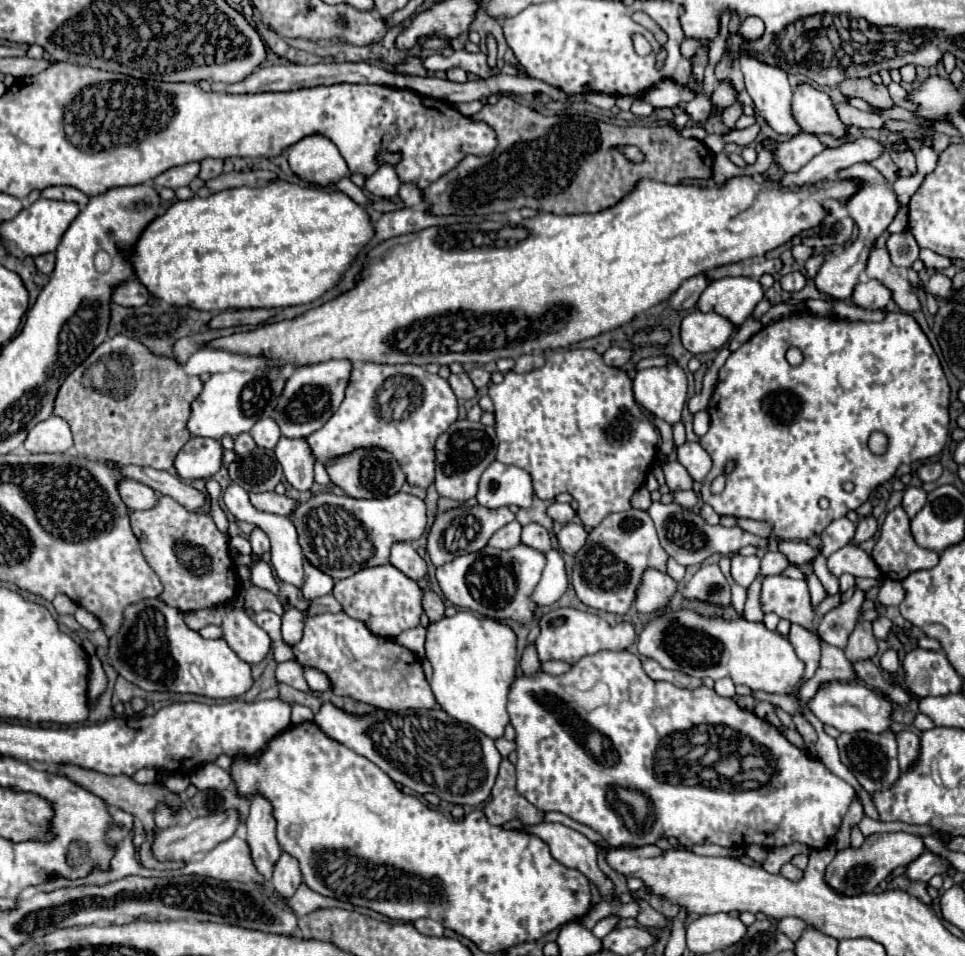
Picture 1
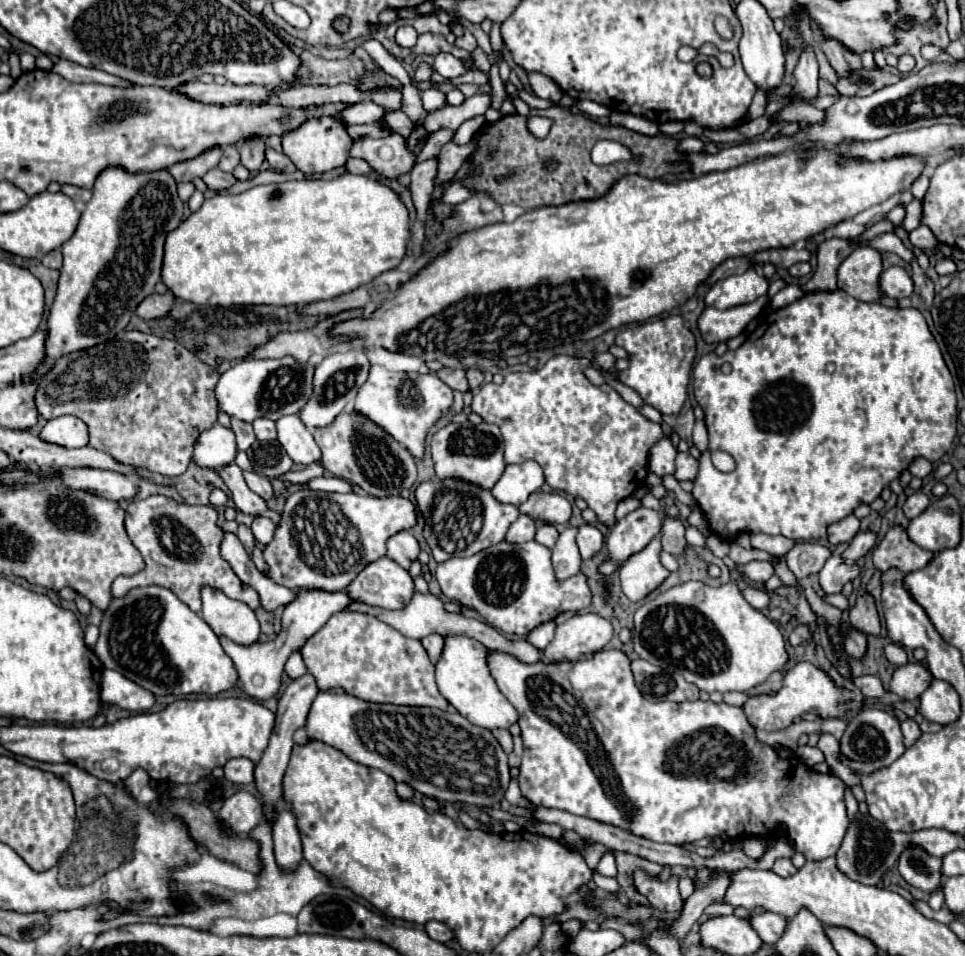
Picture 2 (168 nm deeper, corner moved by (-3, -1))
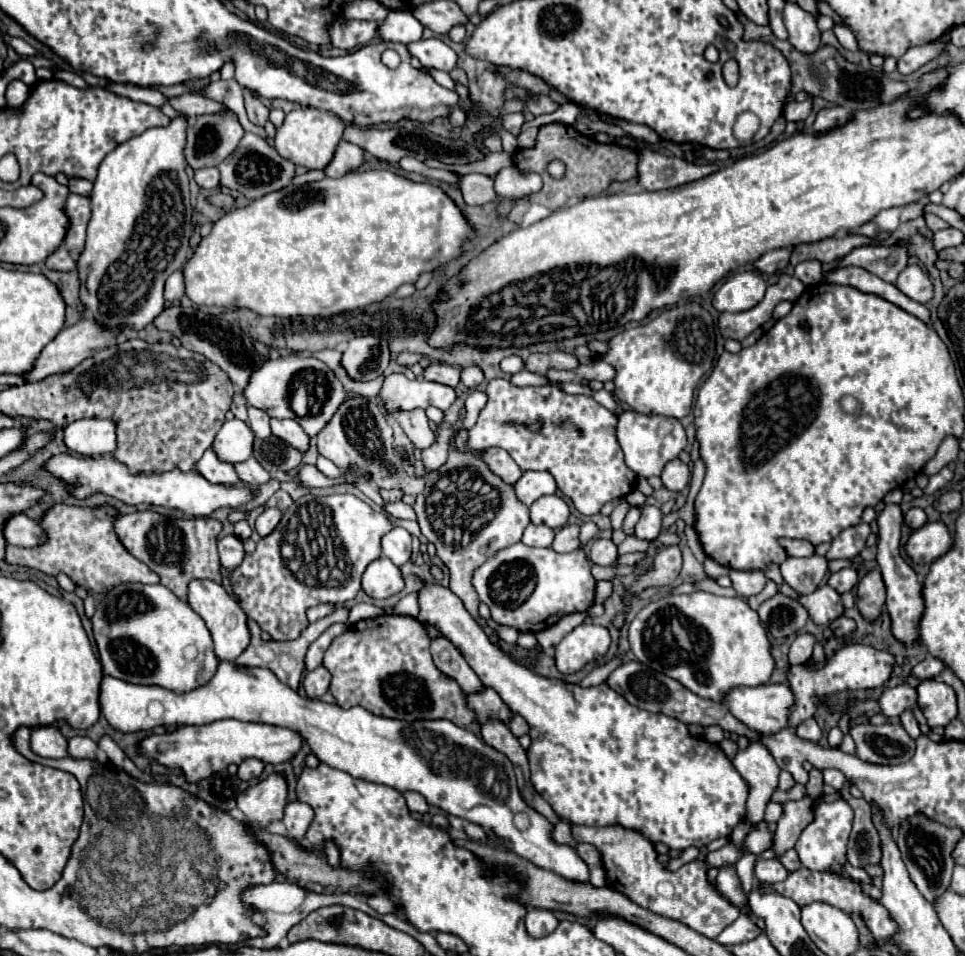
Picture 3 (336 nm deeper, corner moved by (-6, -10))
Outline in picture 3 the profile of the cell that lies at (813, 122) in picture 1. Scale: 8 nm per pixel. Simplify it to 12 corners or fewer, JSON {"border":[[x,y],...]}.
{"border":[[787,1],[783,21],[801,53],[821,45],[815,15]]}

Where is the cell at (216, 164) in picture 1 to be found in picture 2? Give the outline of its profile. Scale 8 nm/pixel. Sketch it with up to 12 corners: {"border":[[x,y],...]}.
{"border":[[226,146],[218,168],[232,172],[240,164],[238,146]]}

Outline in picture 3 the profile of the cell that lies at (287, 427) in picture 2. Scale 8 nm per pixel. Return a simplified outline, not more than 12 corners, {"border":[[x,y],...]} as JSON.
{"border":[[271,419],[271,433],[307,451],[309,437],[293,419]]}

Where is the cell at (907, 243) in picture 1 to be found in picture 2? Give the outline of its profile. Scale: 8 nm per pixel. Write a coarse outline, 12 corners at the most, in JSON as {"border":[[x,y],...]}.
{"border":[[918,226],[910,232],[910,244],[922,252],[932,250],[936,242],[930,228]]}

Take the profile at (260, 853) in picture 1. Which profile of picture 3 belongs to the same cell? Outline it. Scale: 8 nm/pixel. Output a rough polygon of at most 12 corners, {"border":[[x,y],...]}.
{"border":[[323,665],[305,675],[303,689],[317,699],[329,689],[331,673]]}

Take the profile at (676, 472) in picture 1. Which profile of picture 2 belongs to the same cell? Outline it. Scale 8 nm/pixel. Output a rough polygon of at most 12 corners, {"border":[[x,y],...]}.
{"border":[[666,436],[652,446],[648,464],[658,476],[676,472],[676,448]]}

